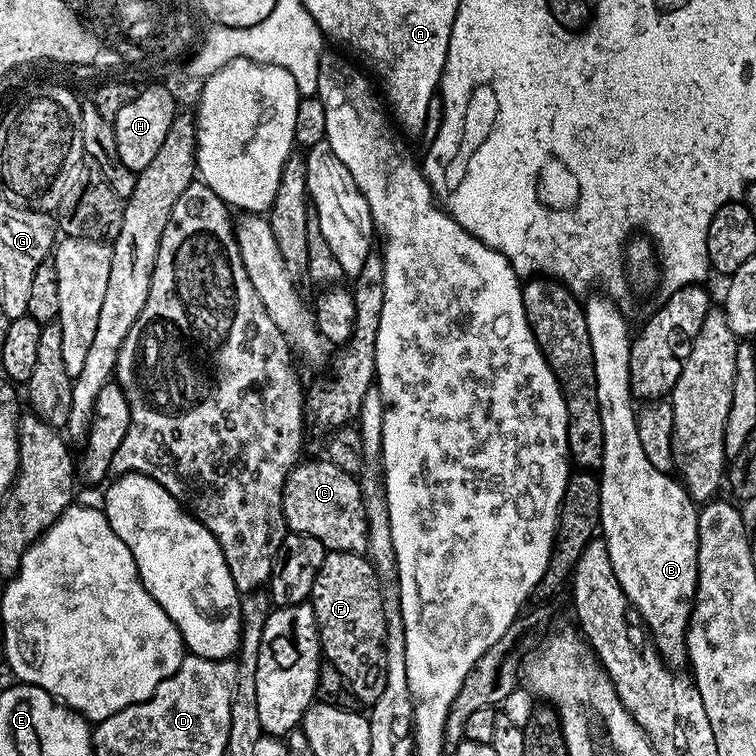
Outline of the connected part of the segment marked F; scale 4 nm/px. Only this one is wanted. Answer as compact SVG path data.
M325 551L318 578L314 578L310 603L320 631L323 659L336 667L337 674L352 687L364 706L371 706L382 694L382 686L386 686L386 618L382 614L380 579L367 555Z

